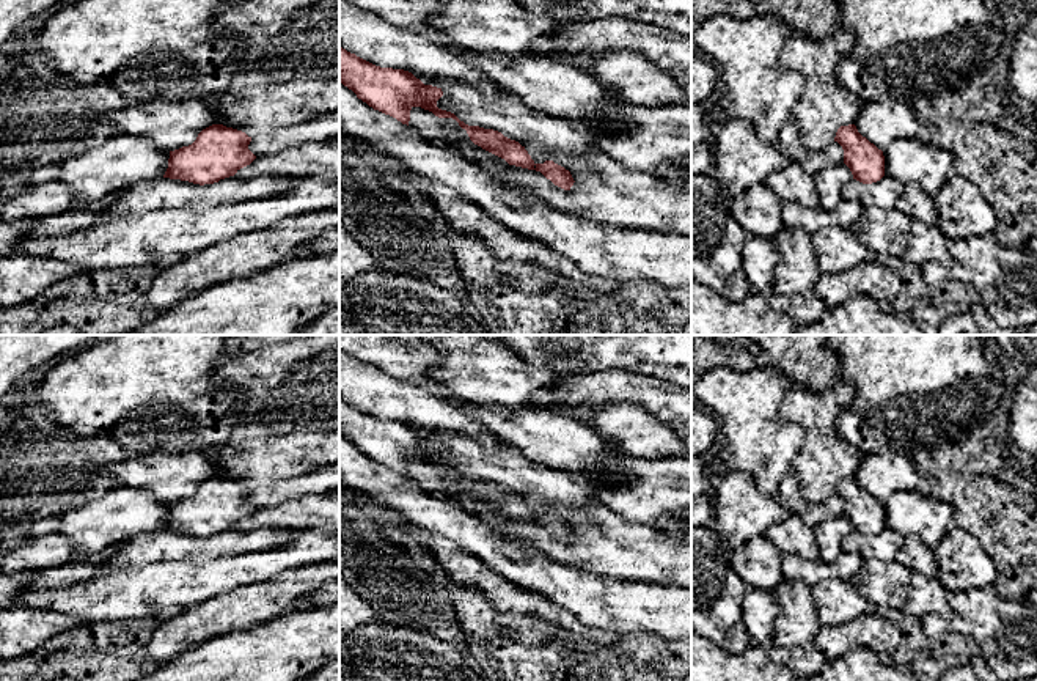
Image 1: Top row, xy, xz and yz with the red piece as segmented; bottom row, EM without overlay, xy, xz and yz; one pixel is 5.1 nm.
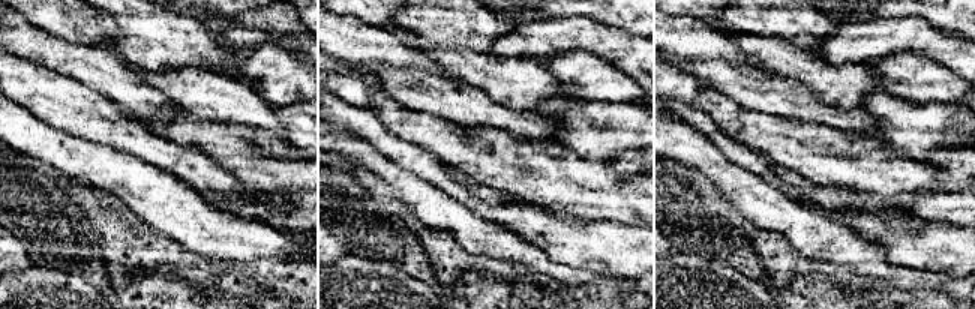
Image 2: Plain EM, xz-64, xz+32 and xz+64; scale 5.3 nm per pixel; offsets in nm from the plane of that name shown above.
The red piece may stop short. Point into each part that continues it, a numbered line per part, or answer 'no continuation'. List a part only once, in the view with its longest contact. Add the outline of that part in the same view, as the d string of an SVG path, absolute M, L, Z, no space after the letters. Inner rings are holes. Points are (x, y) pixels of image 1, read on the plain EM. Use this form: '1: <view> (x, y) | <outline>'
no continuation

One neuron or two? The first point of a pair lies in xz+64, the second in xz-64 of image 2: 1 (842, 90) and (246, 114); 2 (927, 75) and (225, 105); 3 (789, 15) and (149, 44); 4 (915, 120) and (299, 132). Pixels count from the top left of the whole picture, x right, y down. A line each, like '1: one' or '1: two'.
1: one
2: two
3: one
4: one

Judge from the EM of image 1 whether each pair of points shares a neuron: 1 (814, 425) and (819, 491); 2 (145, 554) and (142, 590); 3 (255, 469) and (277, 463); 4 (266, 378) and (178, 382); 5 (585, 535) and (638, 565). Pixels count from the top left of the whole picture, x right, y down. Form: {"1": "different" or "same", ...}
{"1": "same", "2": "different", "3": "same", "4": "different", "5": "same"}

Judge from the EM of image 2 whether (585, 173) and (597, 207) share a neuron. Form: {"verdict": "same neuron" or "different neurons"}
{"verdict": "same neuron"}

